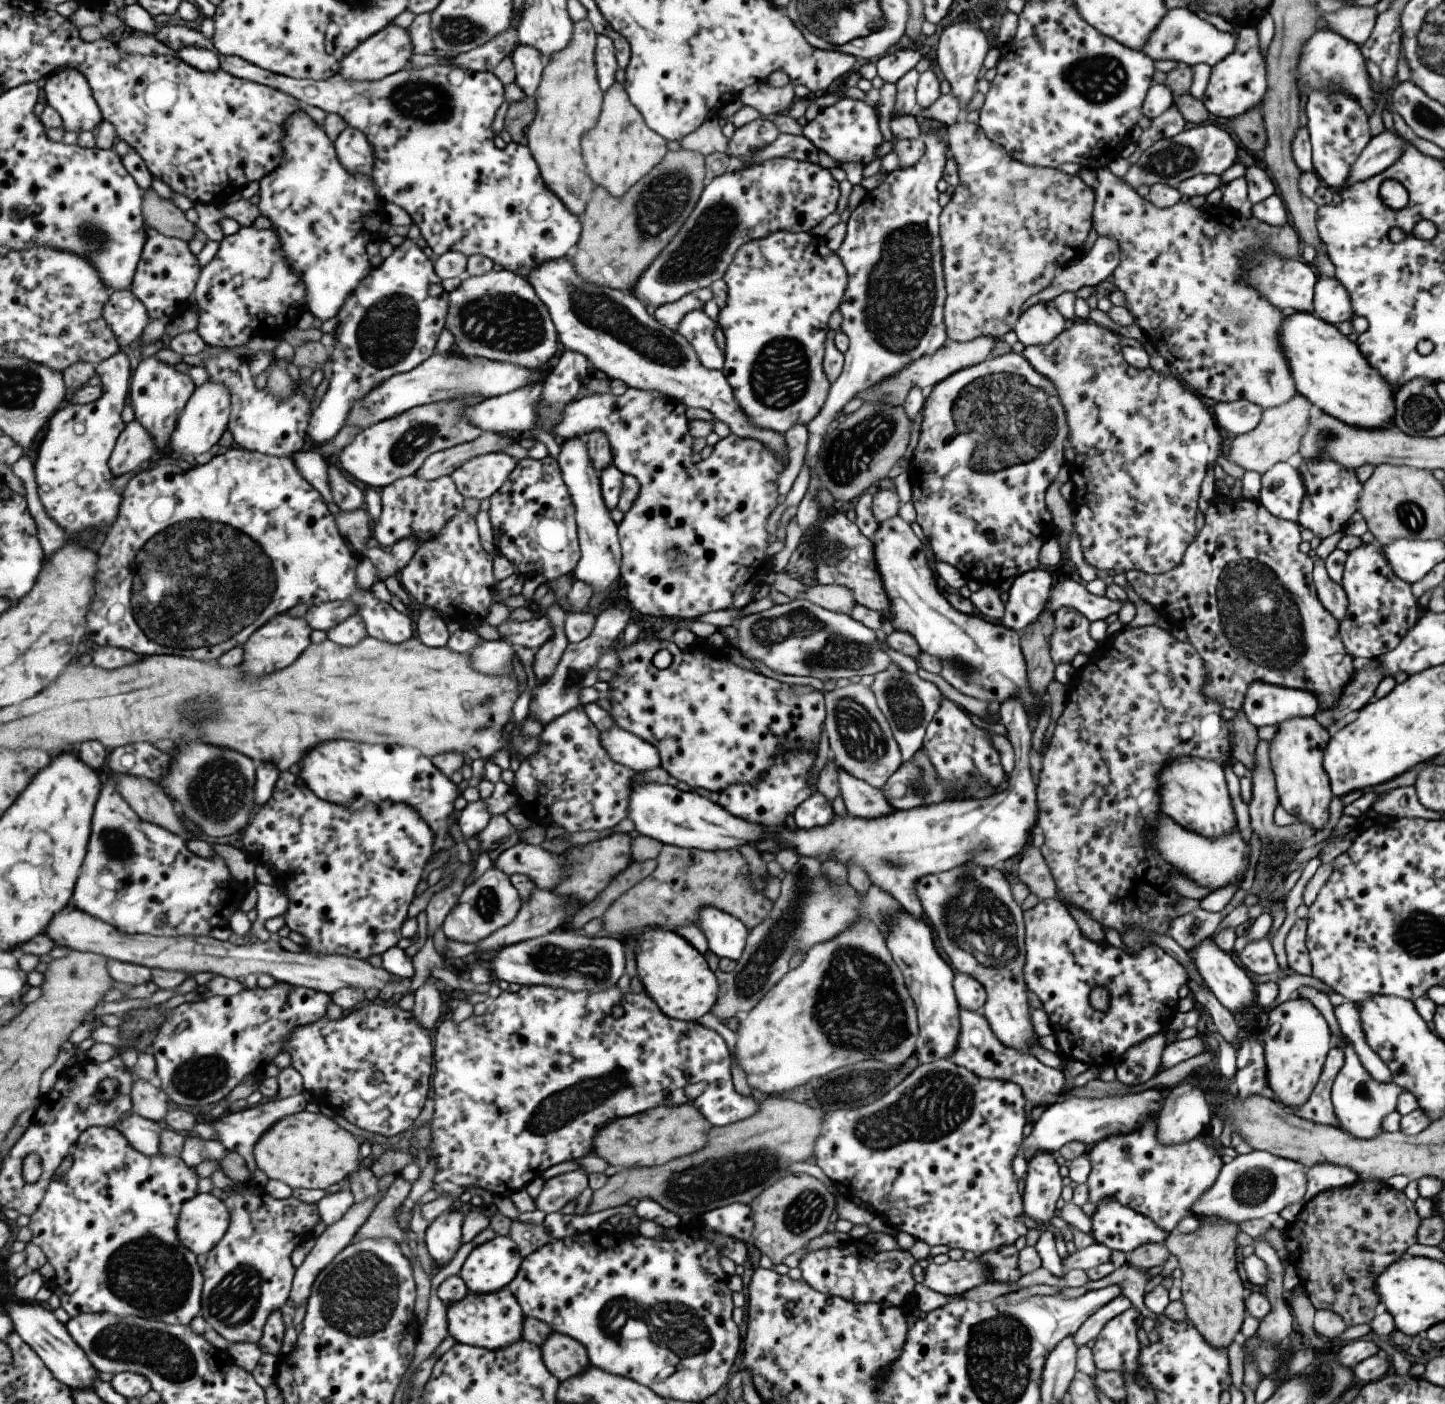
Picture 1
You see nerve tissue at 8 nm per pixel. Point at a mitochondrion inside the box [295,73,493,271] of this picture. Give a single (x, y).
(426, 102)

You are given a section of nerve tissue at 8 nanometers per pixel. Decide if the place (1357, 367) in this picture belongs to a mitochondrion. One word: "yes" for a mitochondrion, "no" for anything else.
no

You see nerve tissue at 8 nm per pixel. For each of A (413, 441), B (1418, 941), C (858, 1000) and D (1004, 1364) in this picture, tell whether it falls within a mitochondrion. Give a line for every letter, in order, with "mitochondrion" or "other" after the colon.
A: mitochondrion
B: mitochondrion
C: mitochondrion
D: mitochondrion

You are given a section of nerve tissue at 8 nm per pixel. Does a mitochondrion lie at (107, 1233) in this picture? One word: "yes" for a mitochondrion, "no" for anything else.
no

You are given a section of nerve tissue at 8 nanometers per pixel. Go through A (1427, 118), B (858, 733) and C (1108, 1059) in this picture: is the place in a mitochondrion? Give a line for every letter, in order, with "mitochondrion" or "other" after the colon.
A: mitochondrion
B: mitochondrion
C: other

